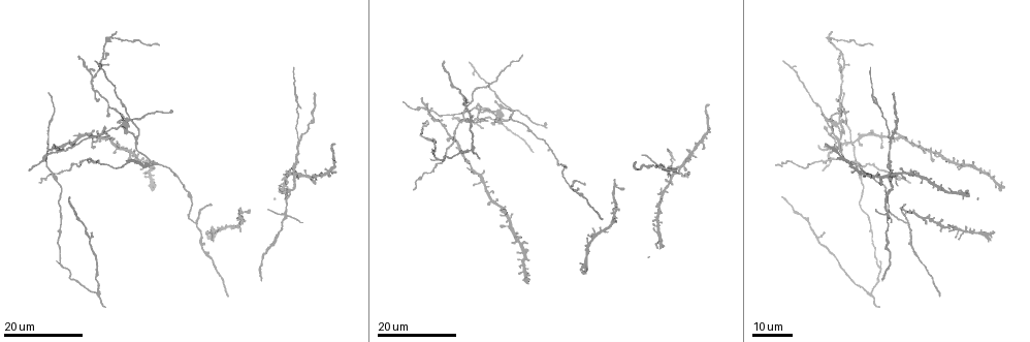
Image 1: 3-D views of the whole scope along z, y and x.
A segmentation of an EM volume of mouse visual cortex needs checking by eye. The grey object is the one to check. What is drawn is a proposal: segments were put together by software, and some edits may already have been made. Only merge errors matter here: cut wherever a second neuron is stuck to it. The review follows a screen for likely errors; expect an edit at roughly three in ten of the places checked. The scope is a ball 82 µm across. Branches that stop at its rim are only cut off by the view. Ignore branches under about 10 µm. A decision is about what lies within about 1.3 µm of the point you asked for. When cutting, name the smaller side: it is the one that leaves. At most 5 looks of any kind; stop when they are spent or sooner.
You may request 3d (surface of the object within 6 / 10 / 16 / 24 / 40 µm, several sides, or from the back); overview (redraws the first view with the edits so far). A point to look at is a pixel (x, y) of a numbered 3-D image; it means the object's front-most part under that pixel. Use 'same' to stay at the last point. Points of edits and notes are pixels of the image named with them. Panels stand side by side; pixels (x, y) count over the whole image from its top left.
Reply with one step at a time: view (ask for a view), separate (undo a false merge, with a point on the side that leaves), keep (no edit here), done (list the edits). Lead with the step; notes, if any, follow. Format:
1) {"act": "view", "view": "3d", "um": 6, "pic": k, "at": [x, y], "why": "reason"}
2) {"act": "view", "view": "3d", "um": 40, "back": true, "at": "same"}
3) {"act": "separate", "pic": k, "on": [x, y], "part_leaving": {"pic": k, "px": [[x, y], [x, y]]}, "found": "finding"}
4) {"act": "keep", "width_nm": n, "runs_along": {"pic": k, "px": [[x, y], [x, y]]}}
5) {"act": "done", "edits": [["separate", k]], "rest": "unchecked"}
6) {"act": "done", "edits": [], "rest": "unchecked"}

{"act": "view", "view": "3d", "um": 16, "pic": 1, "at": [195, 224], "why": "a fork"}

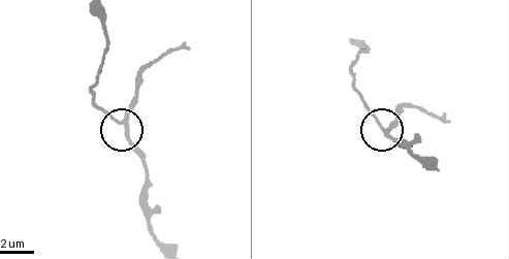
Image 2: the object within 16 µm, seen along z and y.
{"act": "view", "view": "3d", "um": 10, "pic": 2, "at": [127, 117]}

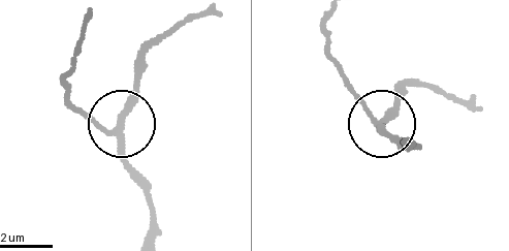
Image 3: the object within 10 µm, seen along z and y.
{"act": "keep", "arms": 3, "runs_along": {"pic": 3, "px": [[77, 53], [68, 93], [93, 120], [122, 132], [137, 184]]}, "found": "all the same neuron"}

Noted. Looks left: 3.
{"act": "view", "view": "3d", "um": 24, "pic": 1, "at": [858, 142], "why": "branch point"}

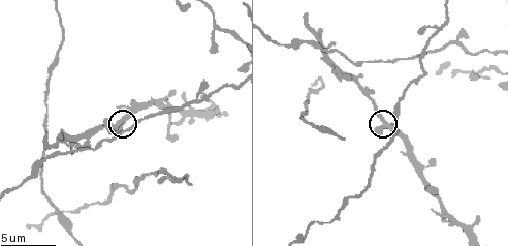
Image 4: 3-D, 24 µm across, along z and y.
{"act": "view", "view": "3d", "um": 10, "pic": 4, "at": [384, 125]}

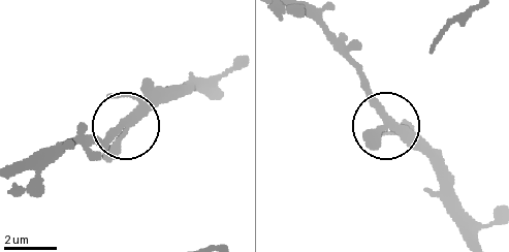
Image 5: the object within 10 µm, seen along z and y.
{"act": "keep", "width_nm": 270, "runs_along": {"pic": 5, "px": [[312, 18], [352, 64], [381, 118], [425, 158], [439, 182]]}, "found": "continuous, no second neuron"}

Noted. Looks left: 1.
{"act": "done", "edits": [], "rest": "unchecked"}

